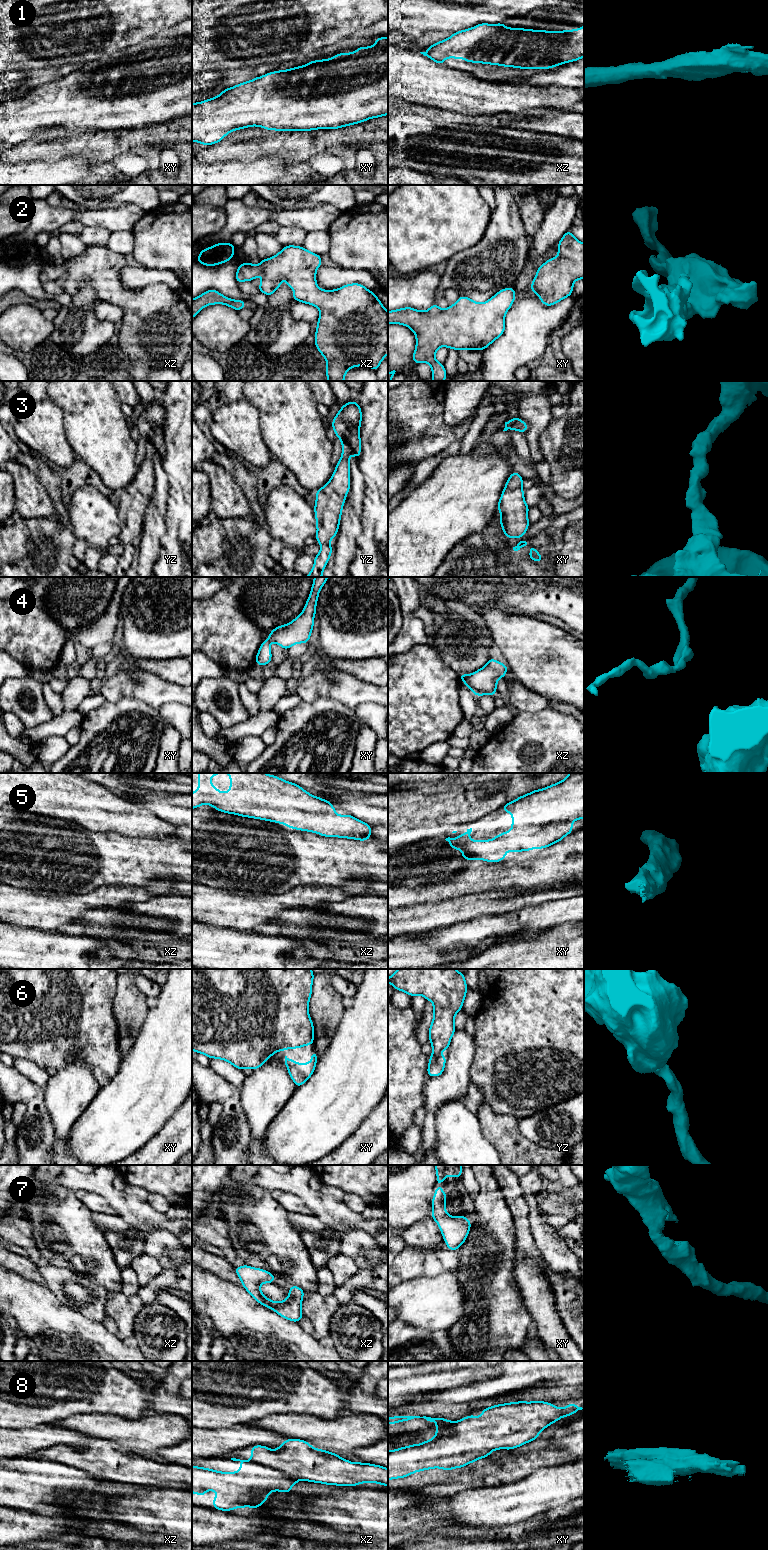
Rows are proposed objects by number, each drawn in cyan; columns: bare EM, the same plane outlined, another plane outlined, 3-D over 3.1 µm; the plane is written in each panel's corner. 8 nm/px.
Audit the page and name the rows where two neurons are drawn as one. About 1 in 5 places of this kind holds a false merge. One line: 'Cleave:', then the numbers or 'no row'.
Cleave: 4, 8

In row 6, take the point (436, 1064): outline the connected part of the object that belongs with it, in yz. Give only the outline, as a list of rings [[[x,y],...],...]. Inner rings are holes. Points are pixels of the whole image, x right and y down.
[[[398,969],[388,978],[388,983],[398,991],[403,991],[411,997],[422,995],[433,1003],[434,1016],[429,1027],[429,1041],[432,1044],[432,1056],[429,1058],[427,1074],[429,1077],[443,1074],[446,1056],[441,1055],[442,1049],[448,1051],[451,1038],[455,1033],[454,1019],[463,1007],[467,993],[465,975],[456,969]]]

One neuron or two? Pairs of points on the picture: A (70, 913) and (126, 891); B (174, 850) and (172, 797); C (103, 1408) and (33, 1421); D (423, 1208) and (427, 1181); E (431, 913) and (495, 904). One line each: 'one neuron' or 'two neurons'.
A: one neuron
B: two neurons
C: one neuron
D: one neuron
E: one neuron

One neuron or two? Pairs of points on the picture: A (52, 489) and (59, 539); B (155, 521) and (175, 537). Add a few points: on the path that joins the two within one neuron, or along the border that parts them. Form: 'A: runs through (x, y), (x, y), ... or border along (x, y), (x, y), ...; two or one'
A: border along (58, 520), (65, 525), (68, 524); two
B: border along (166, 506), (165, 533), (159, 542); two

